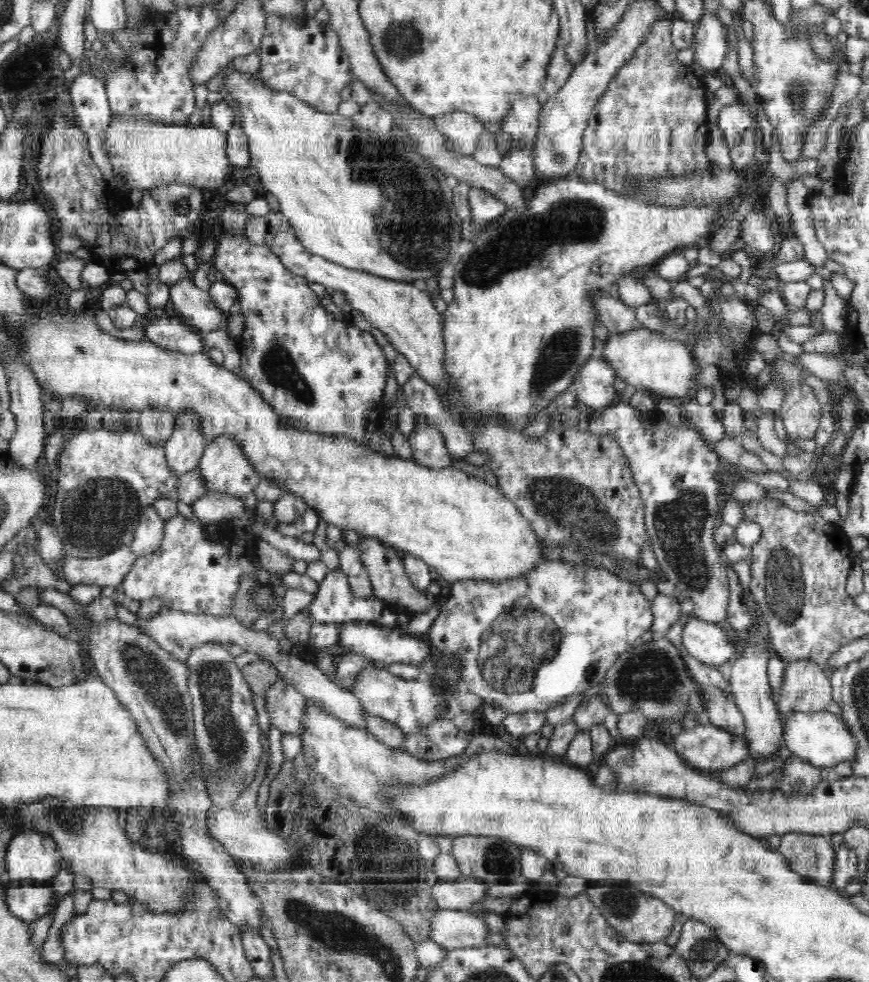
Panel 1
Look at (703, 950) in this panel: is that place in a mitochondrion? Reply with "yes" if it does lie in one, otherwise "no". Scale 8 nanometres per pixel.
yes

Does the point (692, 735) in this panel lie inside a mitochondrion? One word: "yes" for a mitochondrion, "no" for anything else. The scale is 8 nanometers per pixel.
no

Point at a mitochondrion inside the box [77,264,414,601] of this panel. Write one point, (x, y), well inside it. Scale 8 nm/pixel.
(279, 367)

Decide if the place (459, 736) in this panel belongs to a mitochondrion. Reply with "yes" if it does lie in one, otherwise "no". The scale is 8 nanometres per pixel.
no

